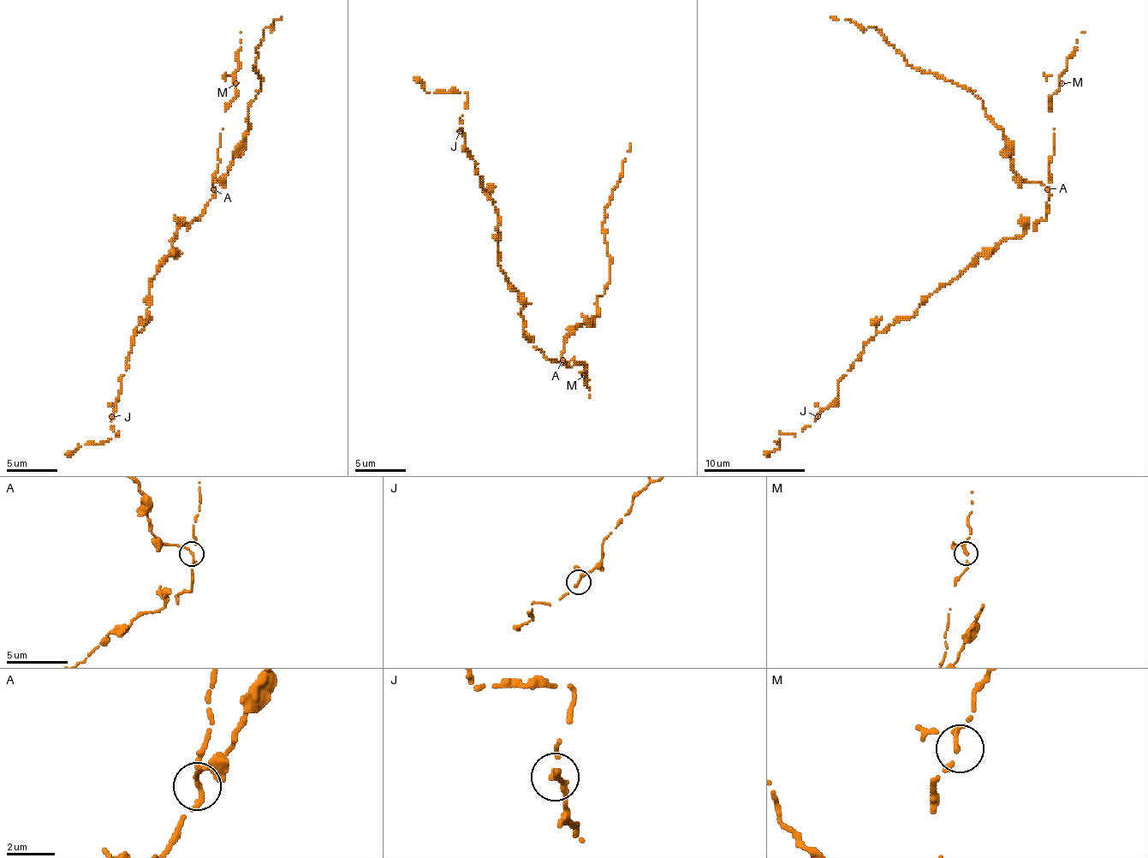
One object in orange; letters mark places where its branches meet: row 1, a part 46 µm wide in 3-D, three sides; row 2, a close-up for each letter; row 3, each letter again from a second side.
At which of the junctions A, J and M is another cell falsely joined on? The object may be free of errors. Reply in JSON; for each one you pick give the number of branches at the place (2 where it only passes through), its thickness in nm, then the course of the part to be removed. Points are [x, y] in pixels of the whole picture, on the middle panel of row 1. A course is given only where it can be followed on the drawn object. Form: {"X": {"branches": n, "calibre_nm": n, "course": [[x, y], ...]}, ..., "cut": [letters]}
{"A": {"branches": 3, "calibre_nm": 160, "course": [[562, 360], [564, 339], [577, 326], [594, 316], [597, 298], [609, 283], [609, 255], [602, 224], [630, 143]]}, "cut": ["A"]}

